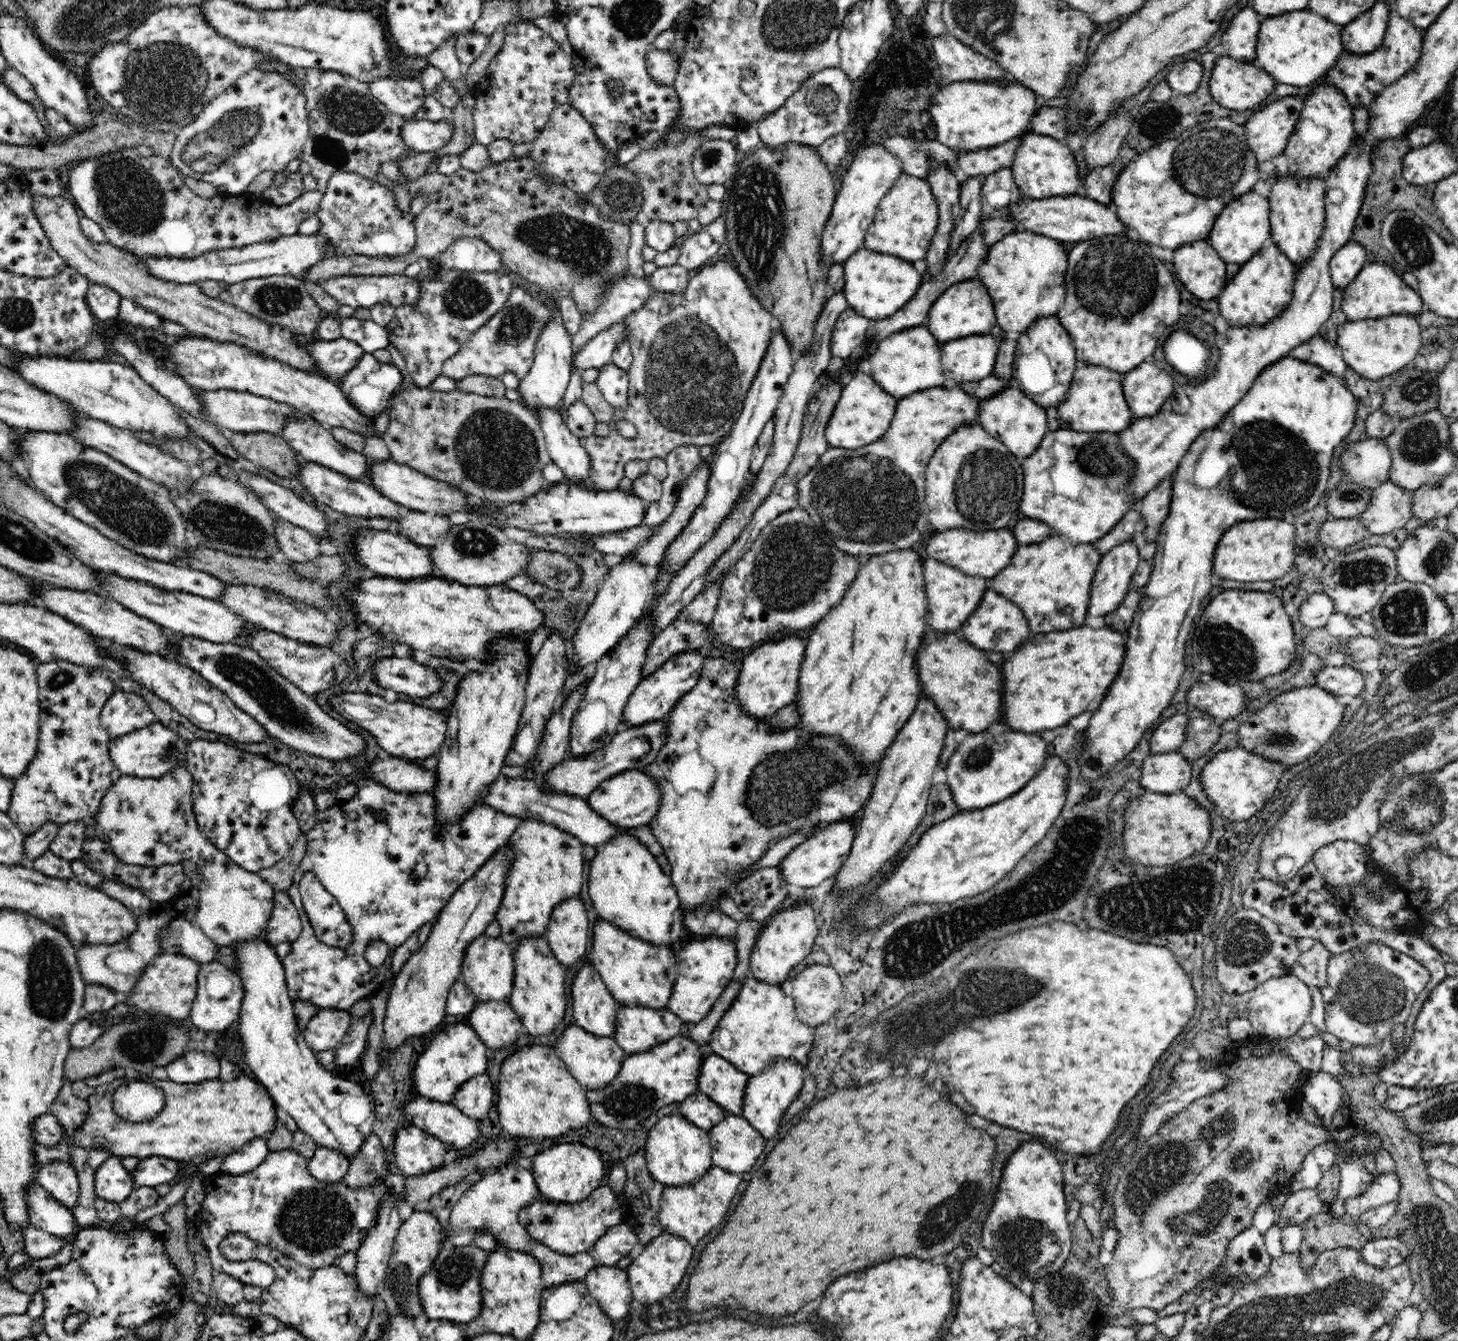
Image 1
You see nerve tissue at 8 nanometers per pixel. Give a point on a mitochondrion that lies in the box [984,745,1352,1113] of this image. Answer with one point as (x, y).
(1246, 942)

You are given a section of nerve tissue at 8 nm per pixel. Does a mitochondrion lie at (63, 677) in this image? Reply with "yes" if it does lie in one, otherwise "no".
yes

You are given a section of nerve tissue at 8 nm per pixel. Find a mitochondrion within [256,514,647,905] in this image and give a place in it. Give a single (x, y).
(473, 542)

